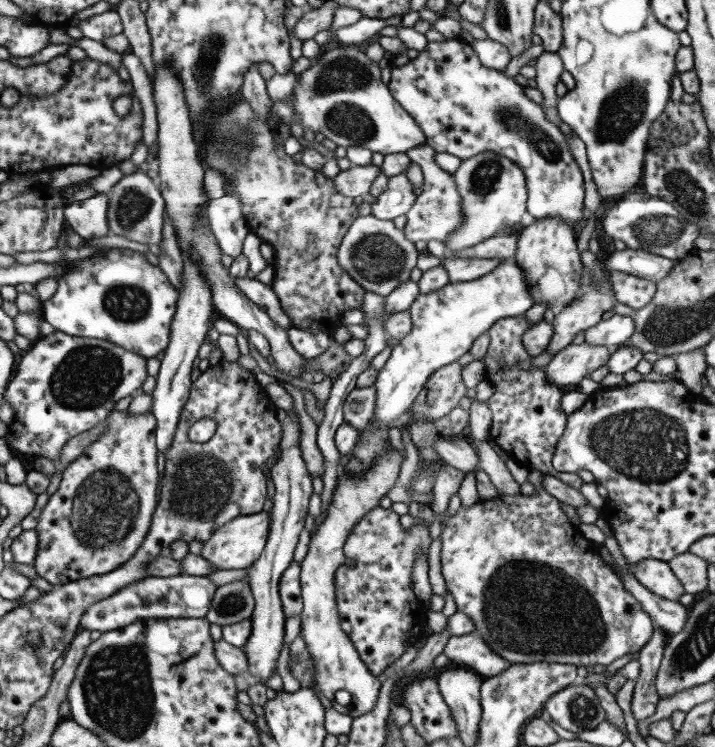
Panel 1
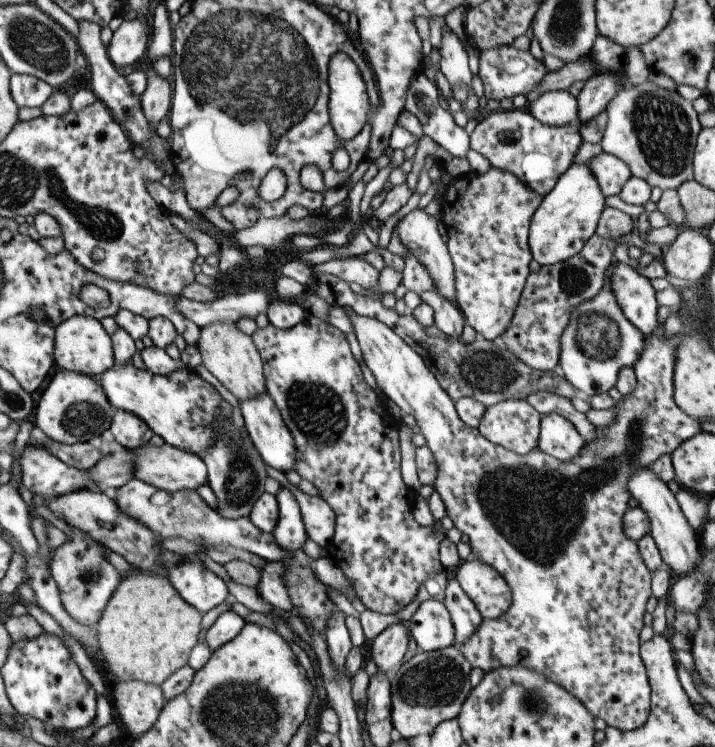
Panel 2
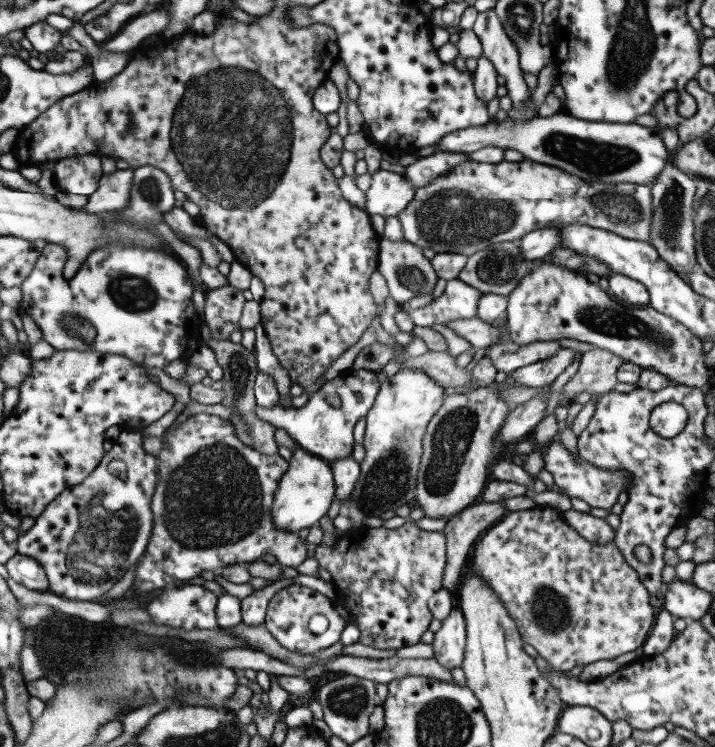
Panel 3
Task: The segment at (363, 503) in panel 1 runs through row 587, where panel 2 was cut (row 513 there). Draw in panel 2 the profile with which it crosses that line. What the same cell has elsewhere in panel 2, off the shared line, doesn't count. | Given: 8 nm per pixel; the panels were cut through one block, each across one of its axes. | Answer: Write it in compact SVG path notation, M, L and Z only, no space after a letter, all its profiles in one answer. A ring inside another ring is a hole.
M289 487L299 504L306 536L318 546L329 547L335 533L334 511L320 495L310 496L304 494L299 487Z

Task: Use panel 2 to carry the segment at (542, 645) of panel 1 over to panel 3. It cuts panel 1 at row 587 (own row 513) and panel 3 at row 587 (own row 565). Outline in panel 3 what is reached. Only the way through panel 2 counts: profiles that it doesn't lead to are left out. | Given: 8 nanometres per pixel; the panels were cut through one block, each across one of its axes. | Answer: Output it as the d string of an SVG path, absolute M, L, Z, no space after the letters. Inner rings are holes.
M537 505L531 510L509 512L501 521L498 521L480 536L470 556L471 559L469 563L471 567L474 568L476 574L492 588L492 592L496 592L496 596L500 598L500 602L506 606L506 611L515 621L523 642L536 648L541 663L558 671L569 672L574 666L586 666L591 662L598 662L598 660L614 660L618 658L618 656L626 654L626 652L634 652L634 650L640 648L646 642L655 624L658 610L650 605L651 595L648 592L648 588L642 584L636 571L627 564L624 556L616 547L615 542L613 541L605 546L587 542L583 536L580 536L574 528L571 528L567 524L563 514L556 508Z

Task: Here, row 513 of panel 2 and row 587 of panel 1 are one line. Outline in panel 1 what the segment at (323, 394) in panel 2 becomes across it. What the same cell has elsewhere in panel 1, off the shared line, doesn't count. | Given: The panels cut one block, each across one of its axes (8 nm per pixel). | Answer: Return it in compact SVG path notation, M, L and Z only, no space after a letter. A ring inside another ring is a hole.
M380 506L364 514L346 538L343 554L346 559L354 561L354 566L342 564L336 569L334 588L340 627L359 652L360 660L363 660L368 670L377 677L383 678L384 670L396 662L406 652L408 646L414 646L427 636L429 610L412 590L412 570L417 551L421 549L427 554L431 542L428 527L414 524L410 531L406 531L401 526L396 512L392 509L384 510Z

